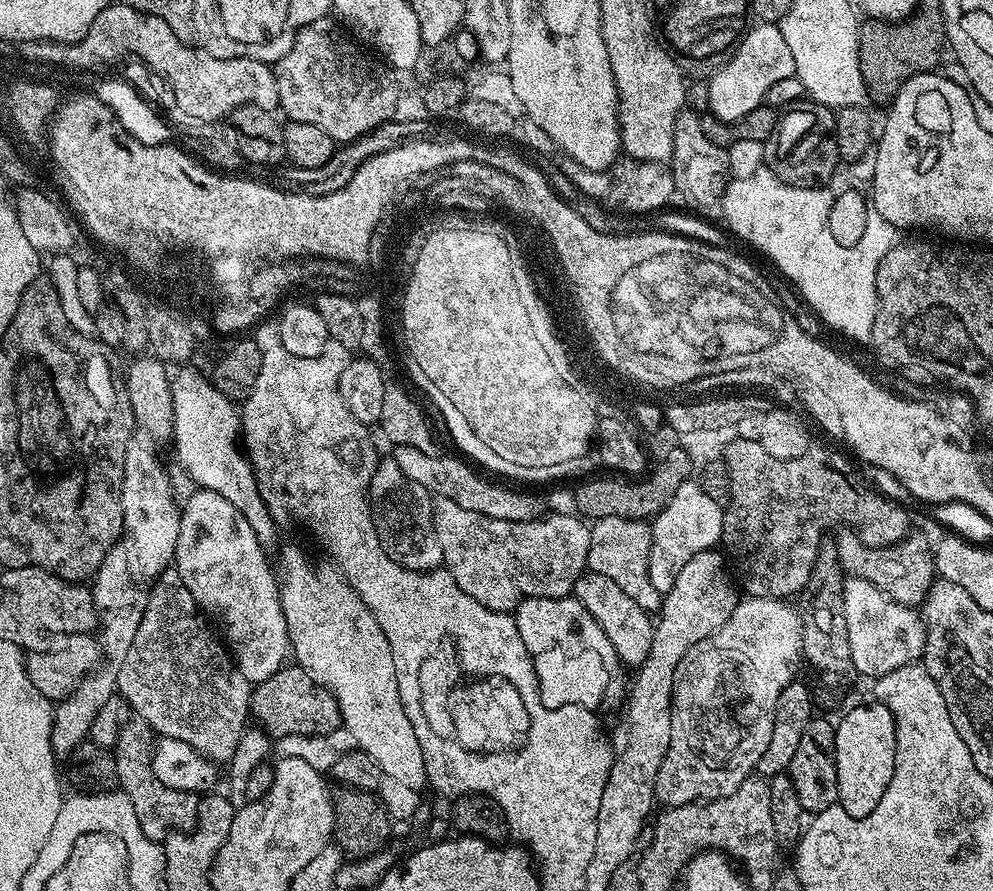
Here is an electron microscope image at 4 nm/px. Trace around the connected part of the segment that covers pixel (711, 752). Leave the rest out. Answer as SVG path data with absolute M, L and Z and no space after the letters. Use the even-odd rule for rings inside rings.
M748 596L741 599L730 616L729 621L716 633L710 634L708 638L703 638L702 642L698 642L678 662L677 669L674 670L670 746L666 751L661 769L658 770L656 782L655 799L664 808L673 808L674 806L682 806L683 804L694 804L703 800L717 800L723 796L729 796L730 794L734 794L734 790L738 790L738 786L742 786L744 780L747 780L749 776L756 772L756 764L762 758L762 754L766 754L766 746L770 746L770 734L774 734L774 718L776 717L778 698L782 694L782 690L786 690L786 686L797 679L799 672L796 671L799 670L800 664L802 665L804 647L802 646L802 622L800 621L800 613L793 605L791 608L788 604L791 603L787 599L771 600L770 598L762 598L761 596Z

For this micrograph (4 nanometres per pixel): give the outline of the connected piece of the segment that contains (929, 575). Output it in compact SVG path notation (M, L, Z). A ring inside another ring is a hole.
M847 526L841 527L836 534L834 543L838 558L848 576L861 576L899 604L923 605L934 579L934 552L930 540L928 544L926 537L909 534L888 548L866 548L859 536Z

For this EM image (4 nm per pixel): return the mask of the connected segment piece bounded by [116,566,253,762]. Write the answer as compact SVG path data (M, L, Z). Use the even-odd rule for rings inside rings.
M172 566L151 585L142 622L138 622L138 634L134 634L130 650L116 668L116 687L119 695L128 703L129 709L135 715L137 712L140 715L137 717L149 724L153 733L178 738L178 742L194 746L198 754L213 762L231 761L249 723L247 720L250 720L253 685L242 678L242 674L236 669L236 661L232 659L221 637L194 602L194 594L190 594L190 590L182 586L182 578L178 578L176 569Z

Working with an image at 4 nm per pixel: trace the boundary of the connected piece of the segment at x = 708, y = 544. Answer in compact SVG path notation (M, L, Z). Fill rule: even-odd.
M687 482L678 487L678 492L674 494L668 505L658 513L651 521L652 529L652 549L650 550L650 566L648 573L650 574L650 582L654 586L654 590L658 590L661 594L665 594L674 586L674 580L682 571L682 566L694 557L708 549L715 549L721 543L720 535L722 534L722 526L724 525L724 509L721 504L714 502L714 498L709 498L706 490L702 490L699 482Z

